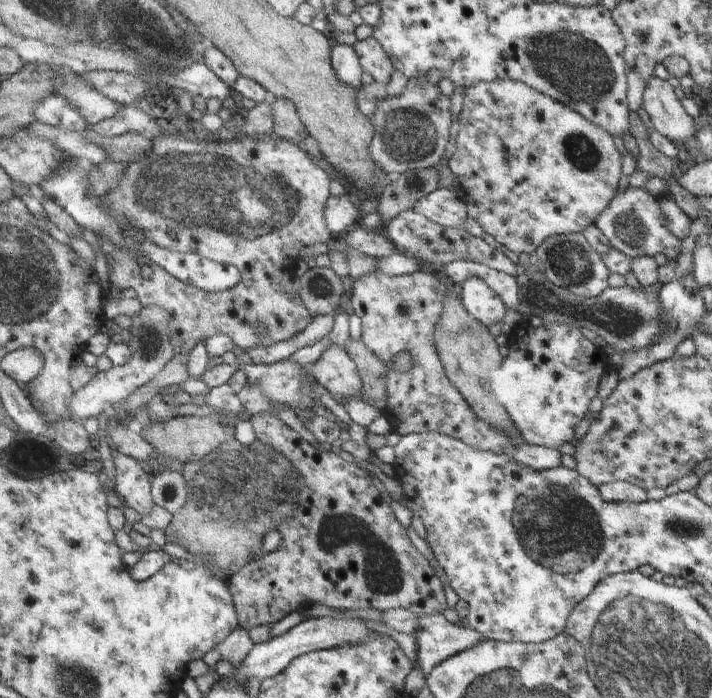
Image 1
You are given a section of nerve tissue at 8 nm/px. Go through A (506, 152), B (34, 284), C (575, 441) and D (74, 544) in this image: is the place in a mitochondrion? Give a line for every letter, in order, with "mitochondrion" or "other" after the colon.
A: other
B: mitochondrion
C: other
D: other

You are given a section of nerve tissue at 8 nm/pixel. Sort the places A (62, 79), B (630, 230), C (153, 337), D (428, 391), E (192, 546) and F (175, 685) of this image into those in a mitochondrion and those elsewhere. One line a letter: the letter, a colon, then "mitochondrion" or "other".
A: mitochondrion
B: mitochondrion
C: mitochondrion
D: mitochondrion
E: other
F: other

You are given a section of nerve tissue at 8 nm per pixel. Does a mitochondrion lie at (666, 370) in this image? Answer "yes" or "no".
no

